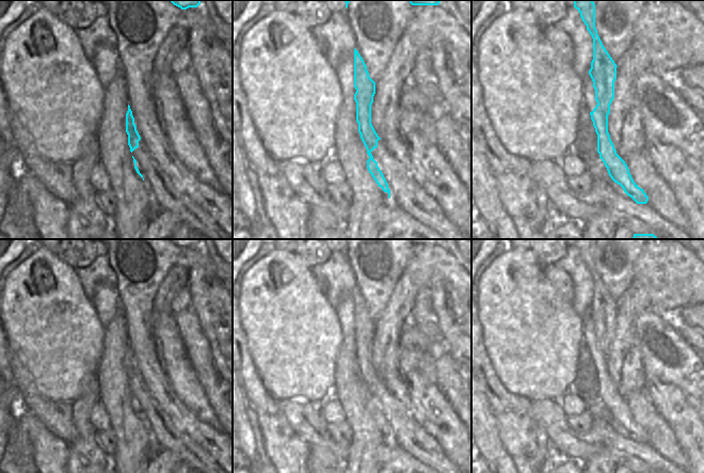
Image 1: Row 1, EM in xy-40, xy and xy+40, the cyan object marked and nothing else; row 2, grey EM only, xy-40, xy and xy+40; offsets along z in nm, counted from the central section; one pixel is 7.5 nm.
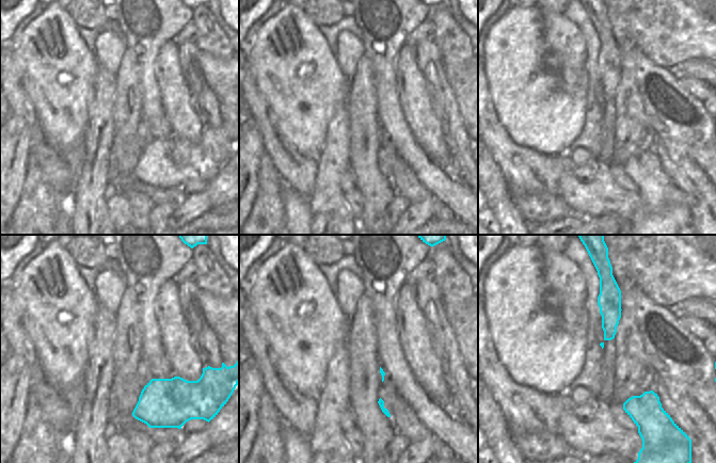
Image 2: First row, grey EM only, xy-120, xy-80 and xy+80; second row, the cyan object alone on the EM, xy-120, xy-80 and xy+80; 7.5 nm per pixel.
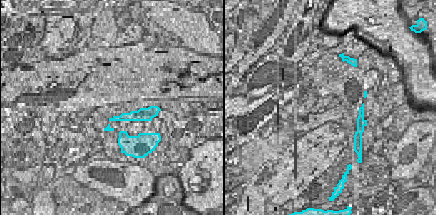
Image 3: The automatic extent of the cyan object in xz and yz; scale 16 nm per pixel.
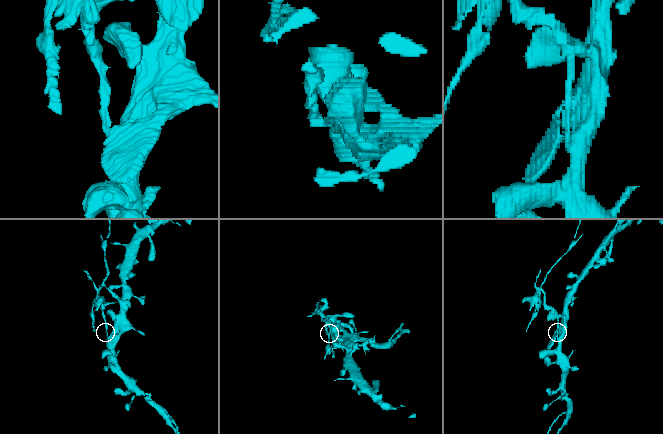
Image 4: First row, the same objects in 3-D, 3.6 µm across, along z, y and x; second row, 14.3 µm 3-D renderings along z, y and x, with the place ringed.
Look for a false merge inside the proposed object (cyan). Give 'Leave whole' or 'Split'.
Split

